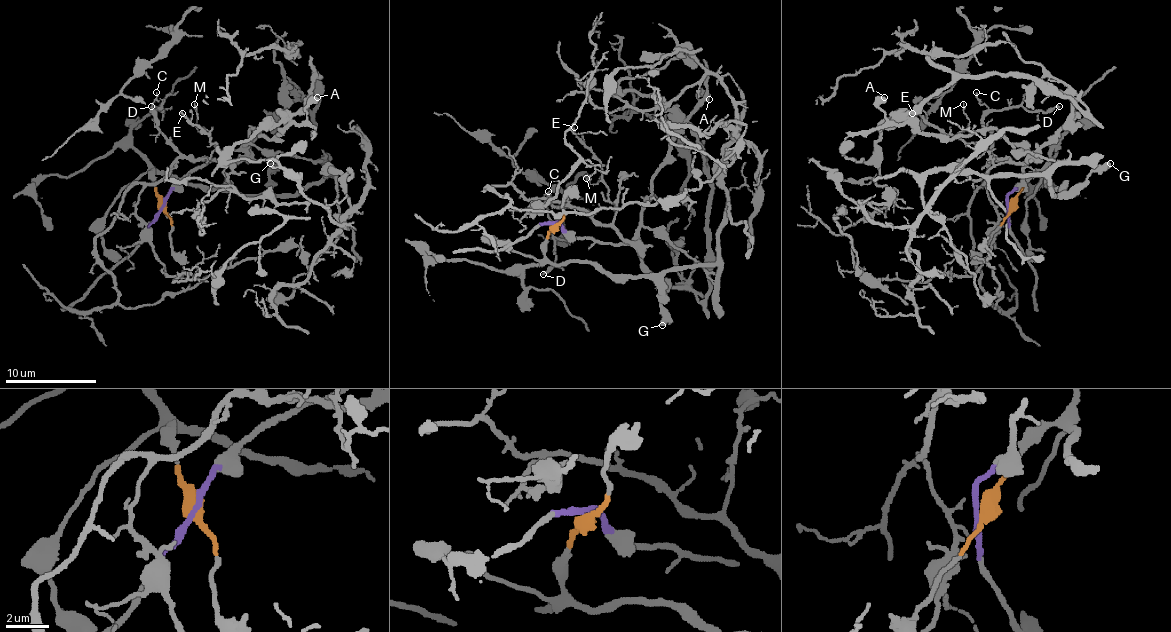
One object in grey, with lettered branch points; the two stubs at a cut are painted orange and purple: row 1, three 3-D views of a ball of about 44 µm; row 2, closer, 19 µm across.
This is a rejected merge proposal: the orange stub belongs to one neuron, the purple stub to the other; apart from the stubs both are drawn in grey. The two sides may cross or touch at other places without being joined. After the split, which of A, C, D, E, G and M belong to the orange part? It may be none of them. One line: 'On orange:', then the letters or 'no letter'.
On orange: G

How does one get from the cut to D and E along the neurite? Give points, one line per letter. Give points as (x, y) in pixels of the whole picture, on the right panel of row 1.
D: (1007, 206), (1030, 154), (1021, 163), (1000, 160), (984, 117), (1010, 106), (1060, 106)
E: (1007, 206), (1007, 195), (1021, 181), (1028, 151), (1021, 163), (996, 165), (980, 144), (945, 135), (911, 112)

